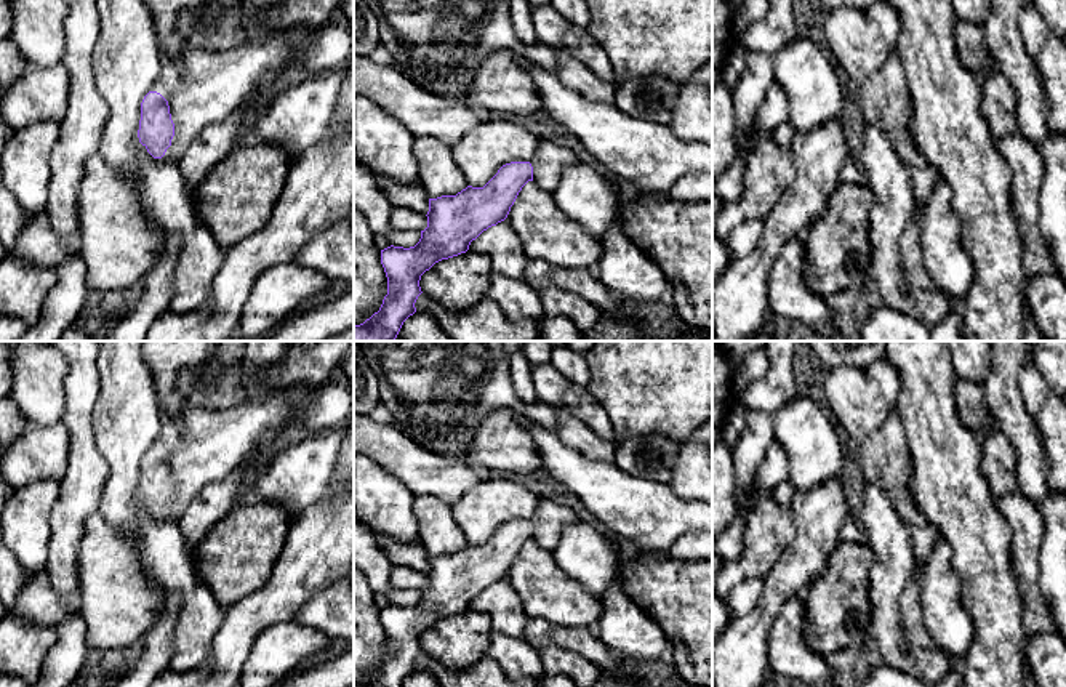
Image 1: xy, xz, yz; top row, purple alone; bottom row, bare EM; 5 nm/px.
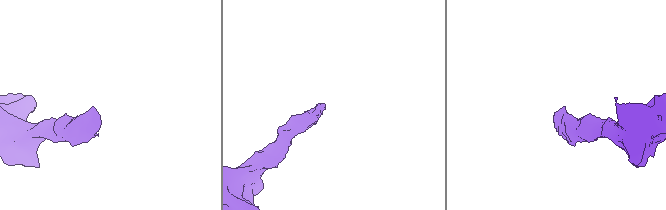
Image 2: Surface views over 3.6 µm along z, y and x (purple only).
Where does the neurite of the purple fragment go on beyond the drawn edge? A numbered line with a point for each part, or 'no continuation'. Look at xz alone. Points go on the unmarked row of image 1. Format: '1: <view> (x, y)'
1: xz (549, 519)

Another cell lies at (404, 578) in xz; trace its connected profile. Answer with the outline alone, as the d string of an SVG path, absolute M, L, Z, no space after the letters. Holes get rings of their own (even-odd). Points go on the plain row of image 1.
M394 567L391 573L394 588L399 589L424 589L427 586L427 575L415 572L407 567Z

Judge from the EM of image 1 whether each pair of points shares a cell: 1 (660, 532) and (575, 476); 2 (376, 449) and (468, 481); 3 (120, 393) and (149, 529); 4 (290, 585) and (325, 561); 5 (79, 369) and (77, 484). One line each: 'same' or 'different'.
1: same
2: same
3: same
4: same
5: same

